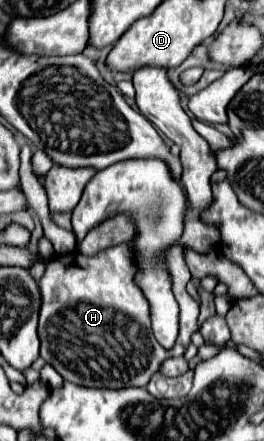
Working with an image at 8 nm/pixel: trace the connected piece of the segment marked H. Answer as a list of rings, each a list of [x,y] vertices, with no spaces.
[[[129,243],[109,247],[107,251],[101,251],[95,257],[85,257],[79,253],[71,255],[55,255],[55,259],[49,259],[45,265],[45,273],[39,279],[39,291],[41,291],[41,309],[39,309],[39,341],[41,341],[41,357],[61,373],[65,381],[71,381],[81,387],[105,387],[105,389],[123,389],[123,387],[145,387],[153,373],[157,373],[159,363],[167,357],[181,357],[185,353],[185,347],[189,345],[189,337],[193,331],[197,331],[197,301],[185,291],[187,281],[191,279],[187,263],[185,263],[185,247],[175,245],[167,253],[167,263],[171,271],[171,279],[175,281],[175,297],[179,303],[179,337],[173,345],[173,349],[163,349],[157,339],[151,335],[151,323],[149,323],[149,307],[143,299],[143,293],[135,289],[133,285],[133,267],[131,267],[131,249]]]

